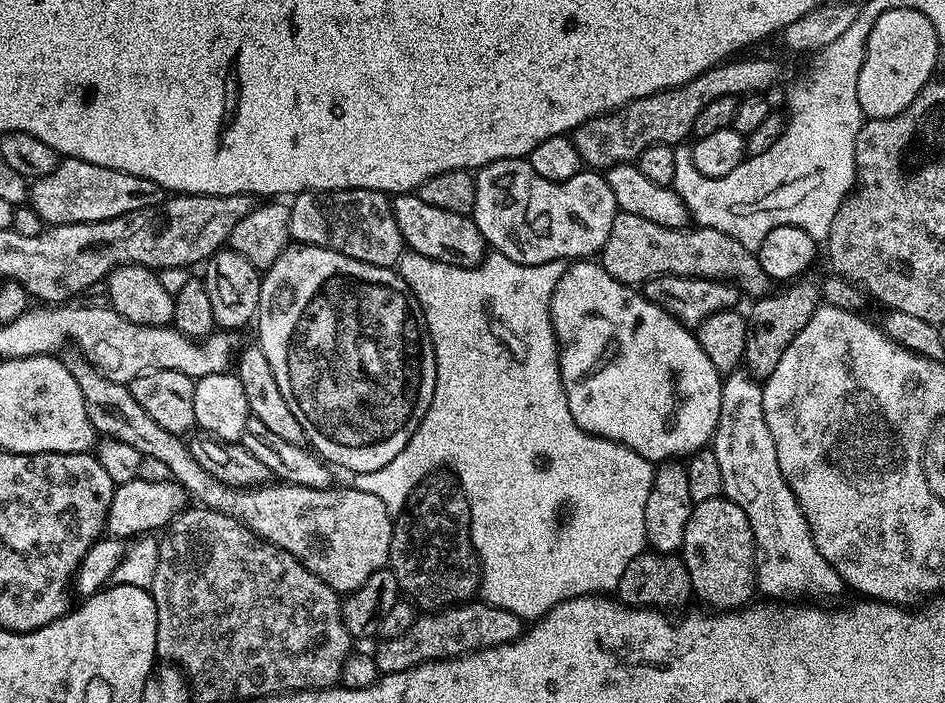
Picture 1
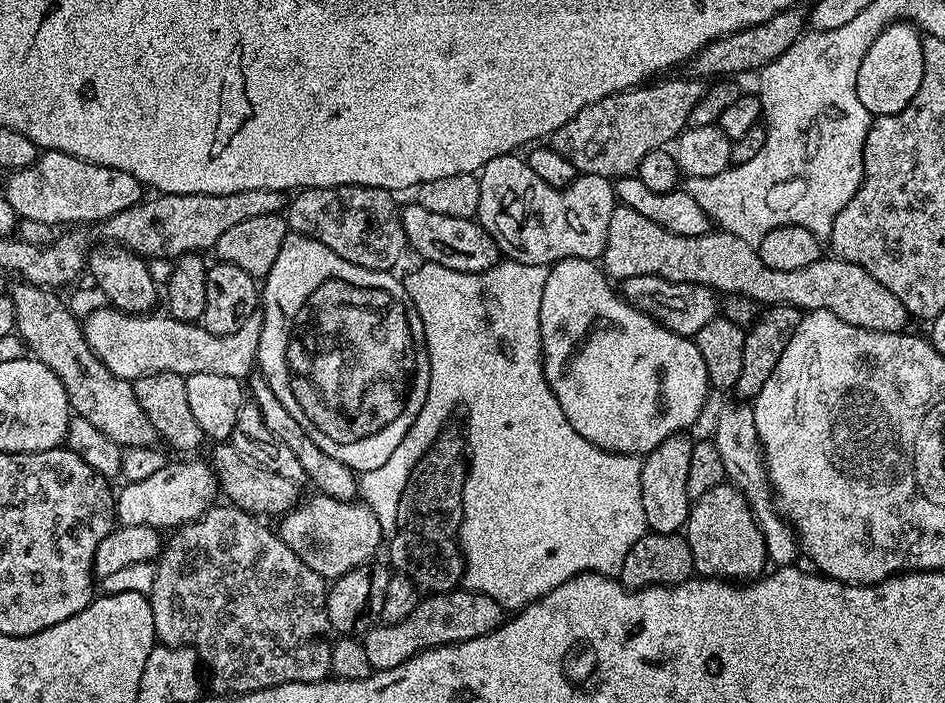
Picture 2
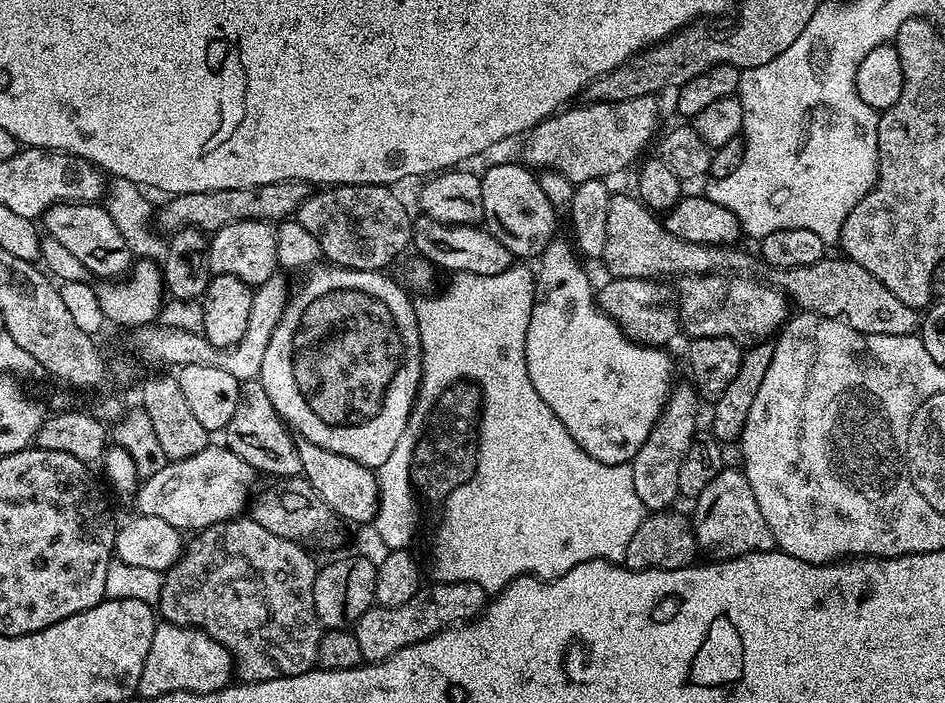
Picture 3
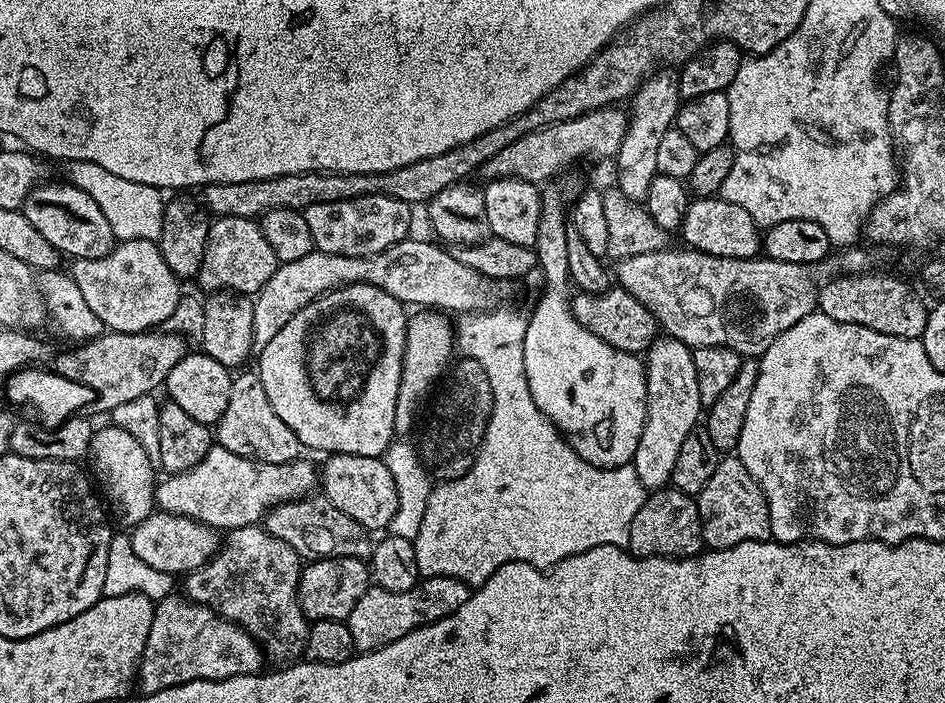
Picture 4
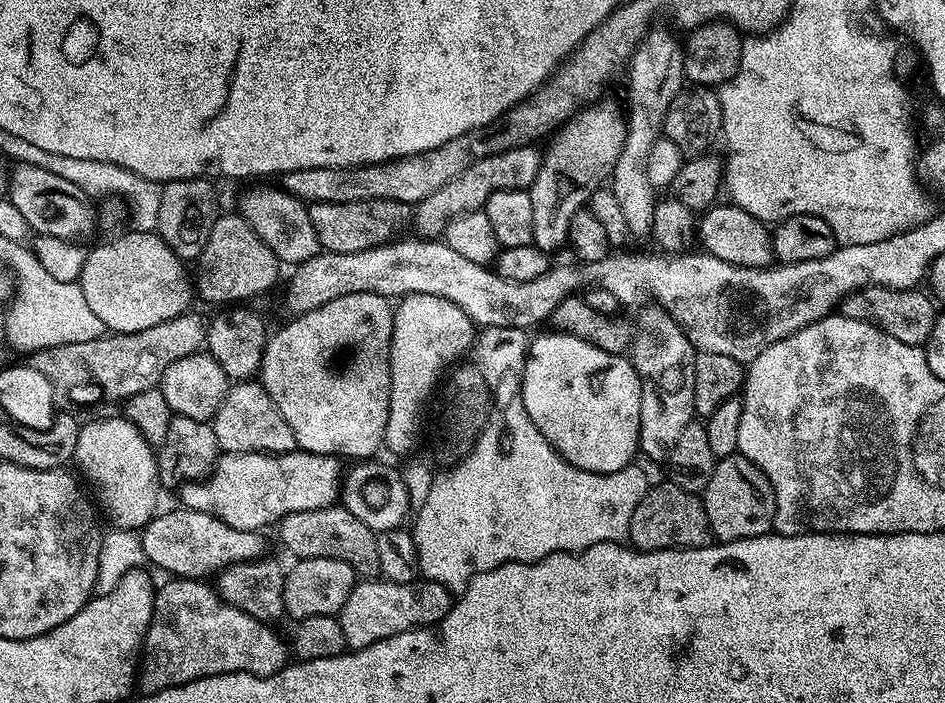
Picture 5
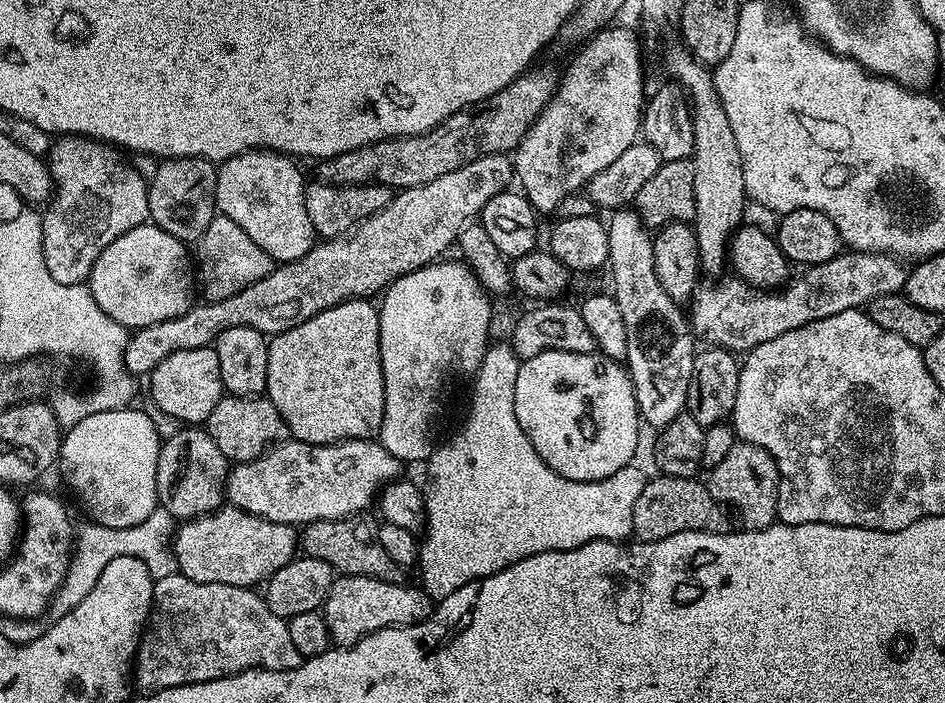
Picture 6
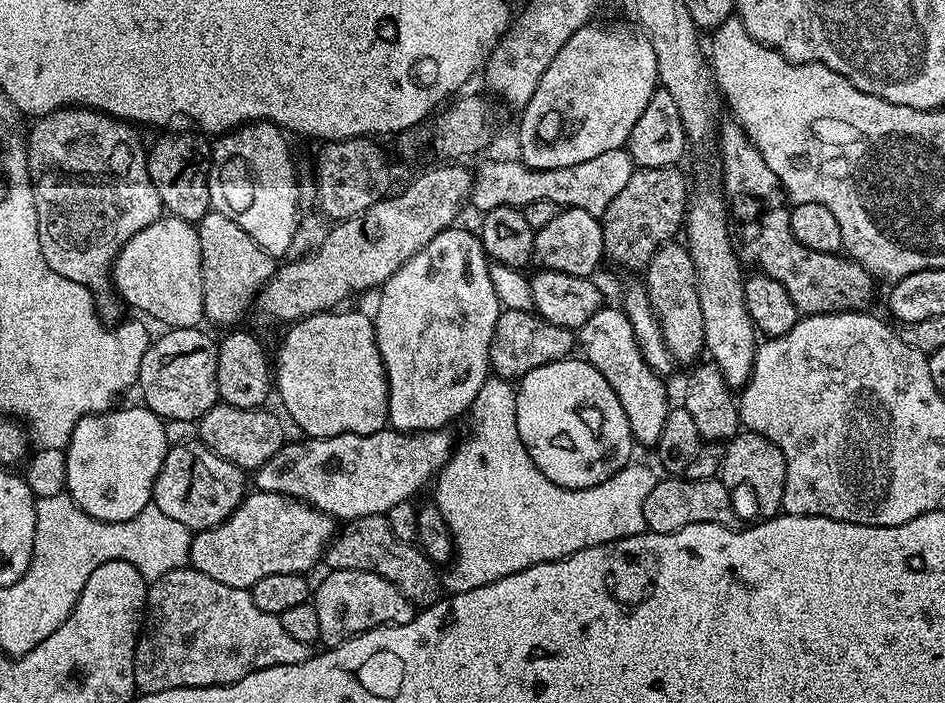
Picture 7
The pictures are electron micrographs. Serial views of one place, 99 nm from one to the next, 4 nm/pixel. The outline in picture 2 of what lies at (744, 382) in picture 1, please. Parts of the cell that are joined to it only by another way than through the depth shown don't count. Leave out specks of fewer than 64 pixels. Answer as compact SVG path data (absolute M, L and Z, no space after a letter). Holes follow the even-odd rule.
M735 402L729 408L724 408L720 412L720 417L716 420L716 436L714 443L718 446L718 454L722 454L722 466L724 467L725 477L731 483L740 489L740 493L748 499L748 505L752 507L752 512L756 520L760 523L760 529L766 542L768 551L768 560L776 566L788 566L793 563L792 560L798 556L798 541L783 516L779 515L774 507L774 496L770 491L770 485L766 479L766 469L764 467L764 458L758 438L758 430L754 426L754 414L752 413L752 404L748 402Z

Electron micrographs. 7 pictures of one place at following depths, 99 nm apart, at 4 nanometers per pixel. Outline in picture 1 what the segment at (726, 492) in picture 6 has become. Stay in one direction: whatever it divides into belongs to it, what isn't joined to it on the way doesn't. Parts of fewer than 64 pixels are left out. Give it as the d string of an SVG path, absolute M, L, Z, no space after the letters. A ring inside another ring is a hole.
M723 495L710 498L706 502L693 504L689 521L686 522L682 559L689 572L695 599L709 604L712 610L740 610L749 603L748 600L756 588L756 566L754 563L754 541L750 522L742 514L742 506Z

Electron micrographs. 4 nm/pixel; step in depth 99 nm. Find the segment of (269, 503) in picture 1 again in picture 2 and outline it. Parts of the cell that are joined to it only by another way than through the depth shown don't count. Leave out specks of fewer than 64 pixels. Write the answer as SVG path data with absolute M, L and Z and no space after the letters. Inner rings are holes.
M16 282L16 285L10 289L10 295L14 302L16 311L16 332L18 336L28 343L28 348L33 357L41 360L42 363L62 382L62 386L68 395L68 402L71 411L77 416L96 426L111 438L114 443L125 446L127 449L136 447L151 448L157 443L158 437L154 426L150 426L150 418L138 406L136 395L132 389L133 381L118 378L100 359L94 354L94 350L86 342L84 330L78 317L68 309L67 303L63 299L59 300L57 293L51 288L40 288L37 284L27 282ZM312 494L312 497L307 500L308 497L297 504L292 511L279 517L278 534L282 538L282 542L286 542L286 546L290 546L290 550L294 550L294 554L298 554L298 558L302 558L302 562L306 562L306 566L310 566L310 570L323 576L325 581L331 582L342 574L354 570L360 564L369 563L375 557L372 555L375 554L380 540L382 544L382 520L373 509L368 507L367 503L337 500L334 496L323 494Z

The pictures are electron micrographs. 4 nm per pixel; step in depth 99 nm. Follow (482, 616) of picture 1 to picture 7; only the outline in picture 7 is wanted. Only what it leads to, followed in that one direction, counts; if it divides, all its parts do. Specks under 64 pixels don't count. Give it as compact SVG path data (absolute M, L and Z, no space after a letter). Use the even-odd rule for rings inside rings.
M337 568L327 574L329 576L317 588L315 585L310 596L310 603L318 616L318 640L324 648L336 648L342 642L369 632L372 628L405 624L416 616L416 605L411 604L394 585L378 574Z

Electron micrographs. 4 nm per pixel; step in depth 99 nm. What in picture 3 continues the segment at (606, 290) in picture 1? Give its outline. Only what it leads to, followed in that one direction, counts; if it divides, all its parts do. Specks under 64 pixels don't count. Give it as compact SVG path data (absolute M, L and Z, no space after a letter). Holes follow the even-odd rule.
M553 238L549 244L544 247L543 252L538 257L540 269L535 269L534 279L536 281L536 301L532 303L532 313L530 314L530 326L526 330L526 366L530 374L530 382L534 382L534 390L538 390L538 398L542 398L542 402L546 402L546 406L550 406L550 410L554 410L554 414L558 418L558 422L562 422L562 426L566 426L566 430L570 434L570 438L574 438L574 442L578 442L578 446L582 446L582 450L586 454L590 454L590 458L594 458L603 464L628 464L633 461L638 450L642 449L642 444L650 438L650 432L659 420L659 416L670 397L670 385L672 380L672 360L667 356L663 347L649 348L646 344L637 344L631 340L626 333L618 327L611 318L609 318L598 303L597 297L594 295L594 289L590 281L584 273L584 266L581 257L561 238Z

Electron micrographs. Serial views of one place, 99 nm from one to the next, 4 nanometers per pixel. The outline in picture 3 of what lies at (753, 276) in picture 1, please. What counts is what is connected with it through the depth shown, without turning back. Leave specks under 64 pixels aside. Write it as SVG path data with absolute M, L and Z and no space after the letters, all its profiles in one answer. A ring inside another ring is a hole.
M610 195L610 210L606 210L606 250L602 259L614 278L642 280L658 276L676 278L681 274L744 274L749 271L748 256L739 252L739 247L686 242L670 234L664 223L635 195L632 196ZM825 258L814 262L810 266L787 269L781 275L784 277L778 281L779 287L787 293L795 307L797 304L797 309L813 312L826 318L834 318L834 322L842 322L862 334L910 336L919 329L922 316L917 309L911 308L906 302L902 302L902 298L898 298L898 294L894 294L894 290L888 290L874 274L870 274L870 270L862 270L862 266L858 266L858 262L847 258L839 259Z

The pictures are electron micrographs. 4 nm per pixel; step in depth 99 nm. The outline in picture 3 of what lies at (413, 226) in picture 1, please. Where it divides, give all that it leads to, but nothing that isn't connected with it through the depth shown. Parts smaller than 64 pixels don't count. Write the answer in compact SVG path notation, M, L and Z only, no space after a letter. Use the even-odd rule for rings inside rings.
M421 215L412 230L412 244L423 259L437 269L449 268L452 274L469 272L475 276L493 276L502 274L514 264L512 252L506 250L498 238L494 238L483 227L471 224L443 224Z

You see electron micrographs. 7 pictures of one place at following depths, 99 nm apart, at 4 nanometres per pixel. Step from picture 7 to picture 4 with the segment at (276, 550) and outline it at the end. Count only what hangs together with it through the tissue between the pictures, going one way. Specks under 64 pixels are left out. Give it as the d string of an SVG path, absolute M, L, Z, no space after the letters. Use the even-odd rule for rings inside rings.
M153 510L141 524L133 527L130 535L134 554L138 554L146 566L154 566L154 570L173 574L187 574L201 568L219 552L222 543L221 533L208 524L159 510Z

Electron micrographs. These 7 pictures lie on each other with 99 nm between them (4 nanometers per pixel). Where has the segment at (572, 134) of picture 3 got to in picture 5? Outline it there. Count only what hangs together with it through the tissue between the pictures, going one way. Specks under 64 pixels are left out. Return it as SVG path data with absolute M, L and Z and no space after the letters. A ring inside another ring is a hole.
M532 146L506 150L502 154L494 154L490 158L482 158L478 162L466 166L466 170L462 170L462 174L458 174L458 178L450 178L450 182L446 182L446 186L442 186L440 190L434 190L434 194L430 194L425 200L421 200L419 204L415 205L414 220L416 216L416 228L420 231L417 233L424 238L439 237L443 233L444 227L455 216L460 216L464 212L481 211L490 198L490 194L502 190L522 192L531 188L540 169L541 153L535 152L536 150Z

